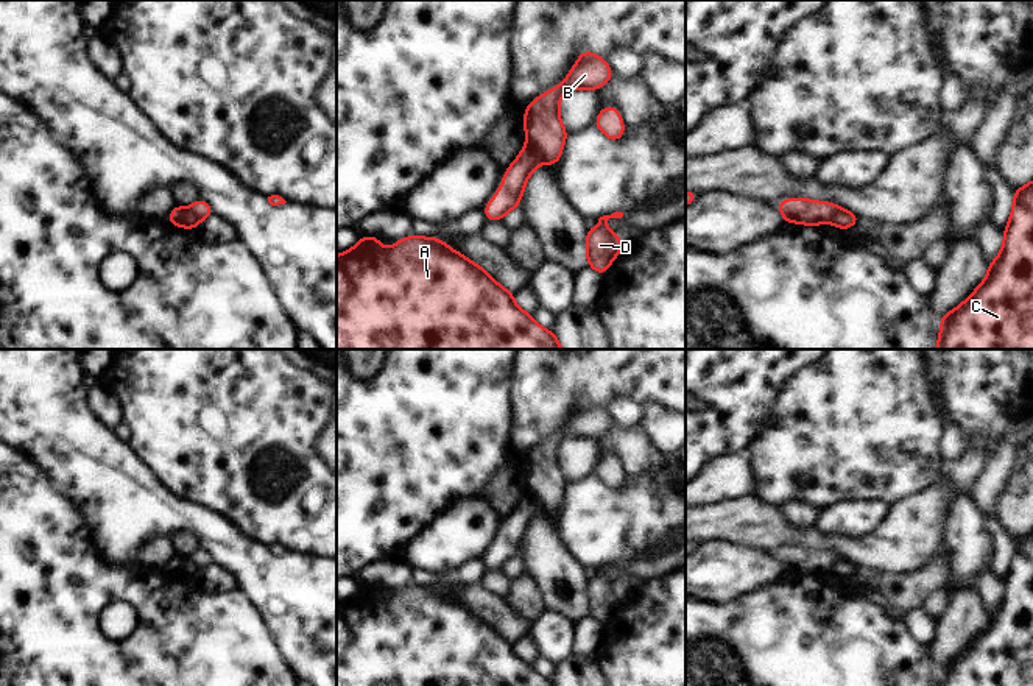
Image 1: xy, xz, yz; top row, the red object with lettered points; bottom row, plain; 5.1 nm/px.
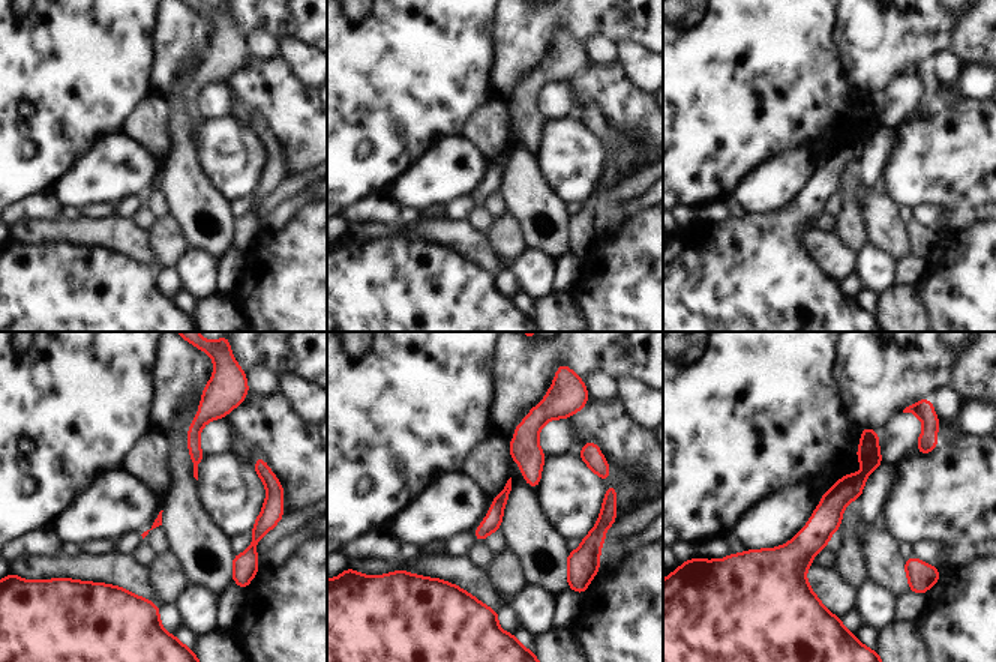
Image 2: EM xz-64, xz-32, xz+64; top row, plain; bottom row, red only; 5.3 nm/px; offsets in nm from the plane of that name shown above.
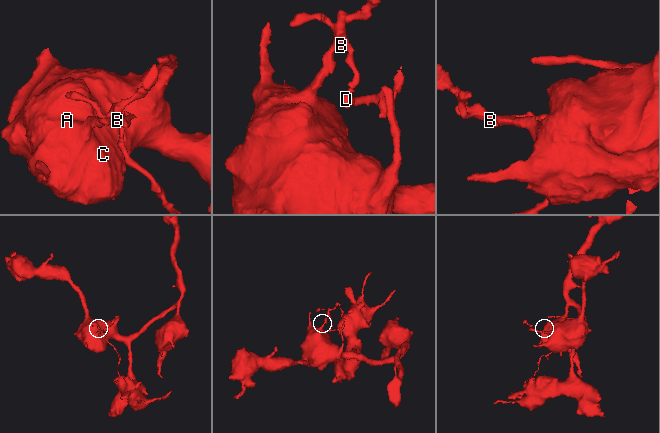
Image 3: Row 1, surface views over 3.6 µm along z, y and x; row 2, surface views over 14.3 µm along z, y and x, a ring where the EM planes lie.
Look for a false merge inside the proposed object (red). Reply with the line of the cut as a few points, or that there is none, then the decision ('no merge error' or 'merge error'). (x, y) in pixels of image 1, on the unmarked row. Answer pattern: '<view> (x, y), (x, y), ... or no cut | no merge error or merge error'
xz (527, 491), (542, 504), (544, 510) | merge error

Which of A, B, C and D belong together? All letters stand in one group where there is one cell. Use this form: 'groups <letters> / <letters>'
groups A C / B D

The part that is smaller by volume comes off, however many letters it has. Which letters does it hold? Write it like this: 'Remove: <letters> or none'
Remove: B, D

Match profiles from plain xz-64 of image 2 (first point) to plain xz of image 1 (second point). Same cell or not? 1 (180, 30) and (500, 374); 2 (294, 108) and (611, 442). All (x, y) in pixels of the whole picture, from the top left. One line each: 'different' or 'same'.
1: different
2: same

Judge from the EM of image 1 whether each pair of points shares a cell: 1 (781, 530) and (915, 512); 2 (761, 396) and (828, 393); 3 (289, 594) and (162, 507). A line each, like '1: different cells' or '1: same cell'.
1: same cell
2: different cells
3: same cell

